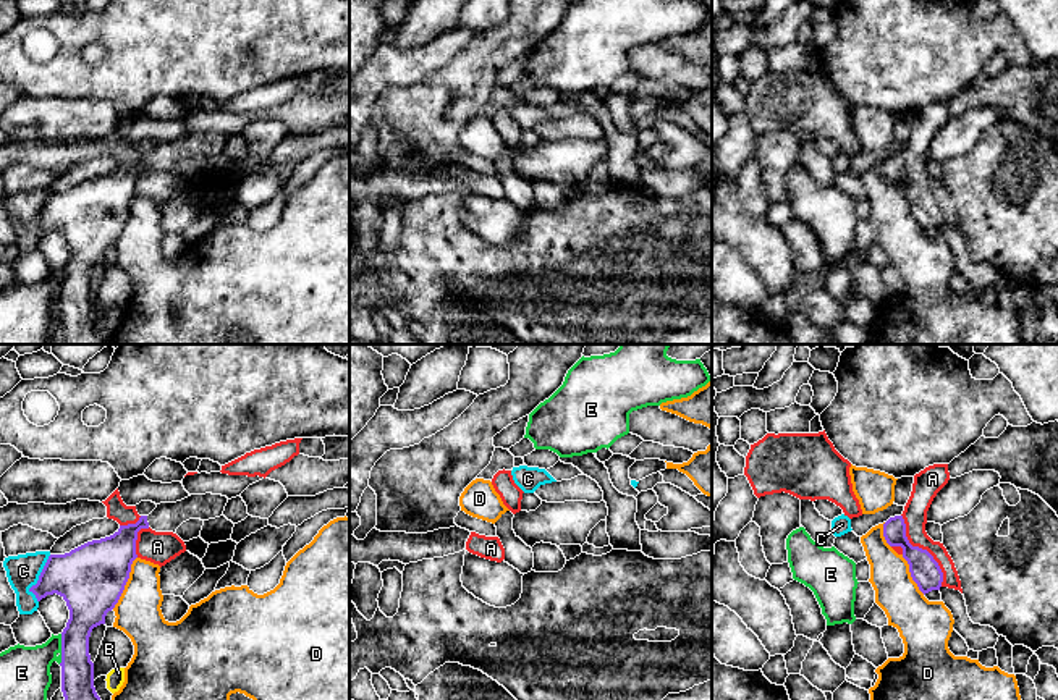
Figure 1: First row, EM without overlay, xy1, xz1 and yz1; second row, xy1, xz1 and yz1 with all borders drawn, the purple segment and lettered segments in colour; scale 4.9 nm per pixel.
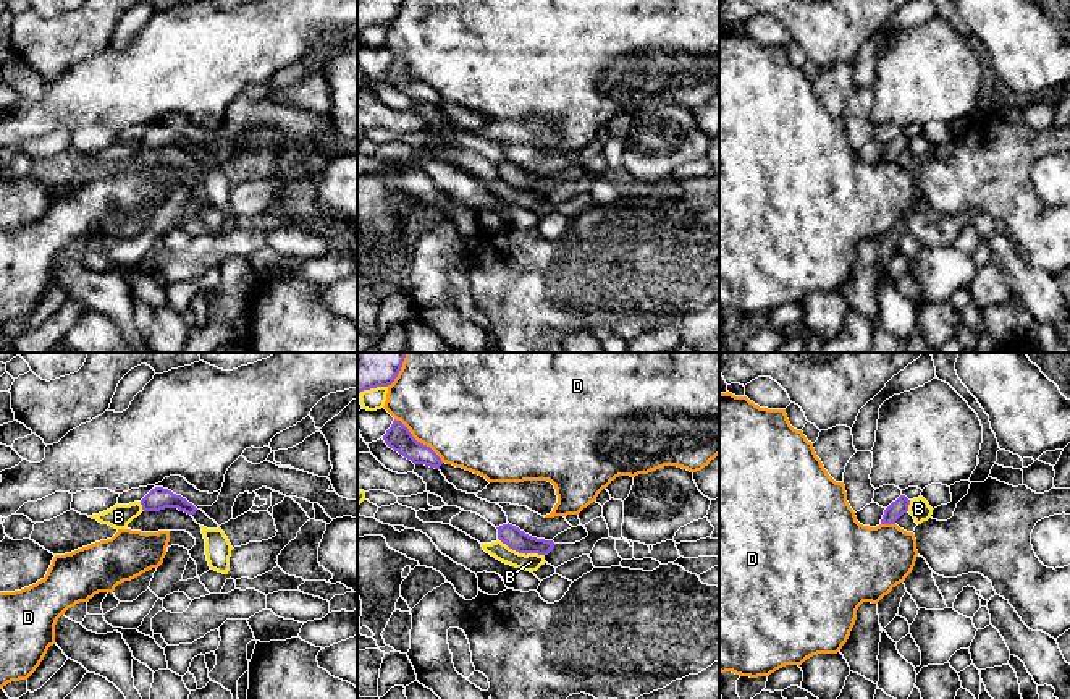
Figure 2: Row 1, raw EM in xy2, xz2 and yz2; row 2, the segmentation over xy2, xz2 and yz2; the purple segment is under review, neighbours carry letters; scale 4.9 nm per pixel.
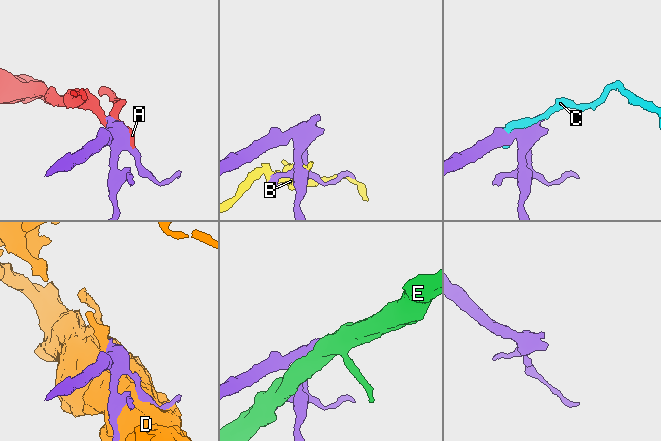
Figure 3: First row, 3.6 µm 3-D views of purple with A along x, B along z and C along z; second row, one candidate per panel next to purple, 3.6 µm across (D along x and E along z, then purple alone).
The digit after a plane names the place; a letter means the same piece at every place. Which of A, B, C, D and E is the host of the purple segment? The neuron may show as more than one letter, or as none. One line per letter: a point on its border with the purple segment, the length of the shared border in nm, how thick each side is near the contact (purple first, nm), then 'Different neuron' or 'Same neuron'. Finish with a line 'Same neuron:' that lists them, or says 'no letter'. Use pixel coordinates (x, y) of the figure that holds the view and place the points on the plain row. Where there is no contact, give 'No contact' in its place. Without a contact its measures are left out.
A: Touches purple at yz1 (921, 186). Shared border 420 nm. Thickness 150 nm (purple) against 120 nm. Different neuron
B: Touches purple at xz2 (522, 190). Shared border 240 nm. Thickness 110 nm (purple) against 90 nm. Different neuron
C: Touches purple at xy1 (39, 217). Shared border 240 nm. Thickness 320 nm (purple) against 170 nm. Different neuron
D: Touches purple at xz2 (419, 80). Shared border 340 nm. Thickness 130 nm (purple) against 460 nm. Different neuron
E: Touches purple at xy1 (62, 286). Shared border 150 nm. Thickness 190 nm (purple) against 260 nm. Different neuron
Same neuron: no letter

